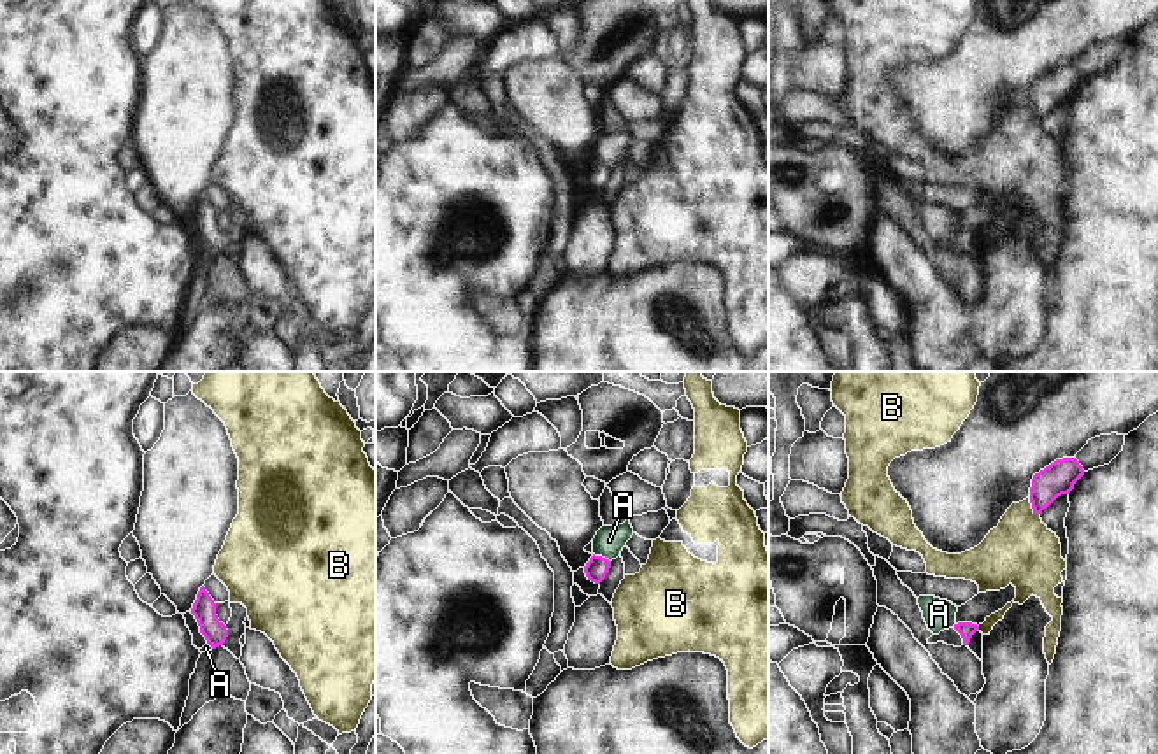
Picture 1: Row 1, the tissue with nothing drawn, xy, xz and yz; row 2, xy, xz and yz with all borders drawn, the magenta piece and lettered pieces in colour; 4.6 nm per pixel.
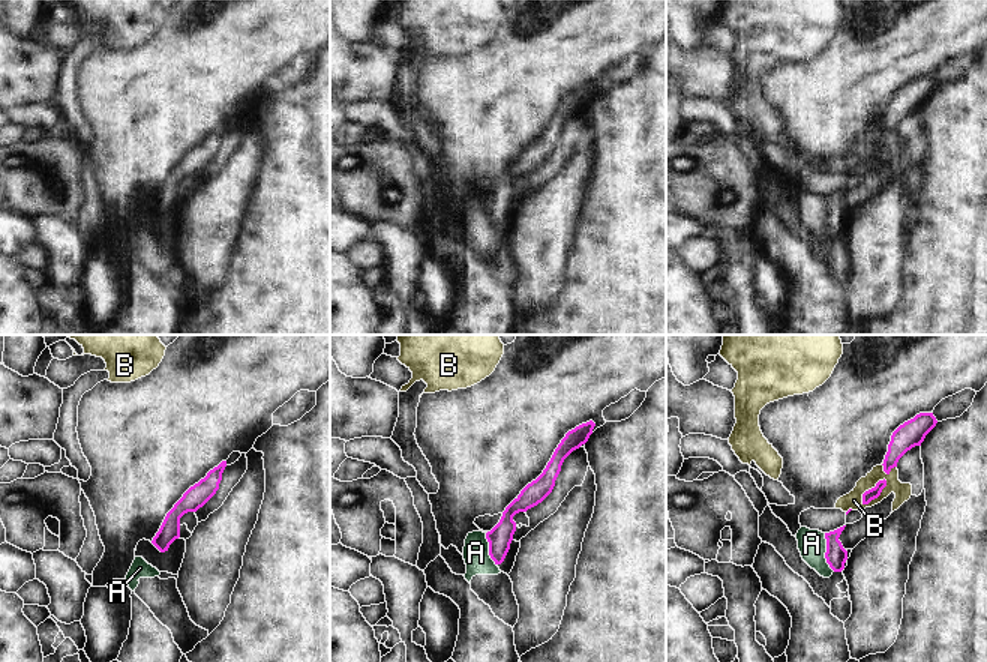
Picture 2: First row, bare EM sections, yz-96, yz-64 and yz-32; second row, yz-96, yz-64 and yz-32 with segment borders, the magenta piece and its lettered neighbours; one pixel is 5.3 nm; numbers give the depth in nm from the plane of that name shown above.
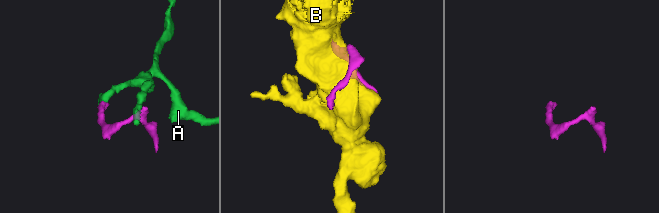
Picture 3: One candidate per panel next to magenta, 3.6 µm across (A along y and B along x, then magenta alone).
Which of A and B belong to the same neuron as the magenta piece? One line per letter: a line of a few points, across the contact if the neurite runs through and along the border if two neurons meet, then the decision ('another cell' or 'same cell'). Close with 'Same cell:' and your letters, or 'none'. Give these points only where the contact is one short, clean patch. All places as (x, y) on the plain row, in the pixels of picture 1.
A: xz (593, 160), (609, 169) | another cell
B: another cell
Same cell: none

